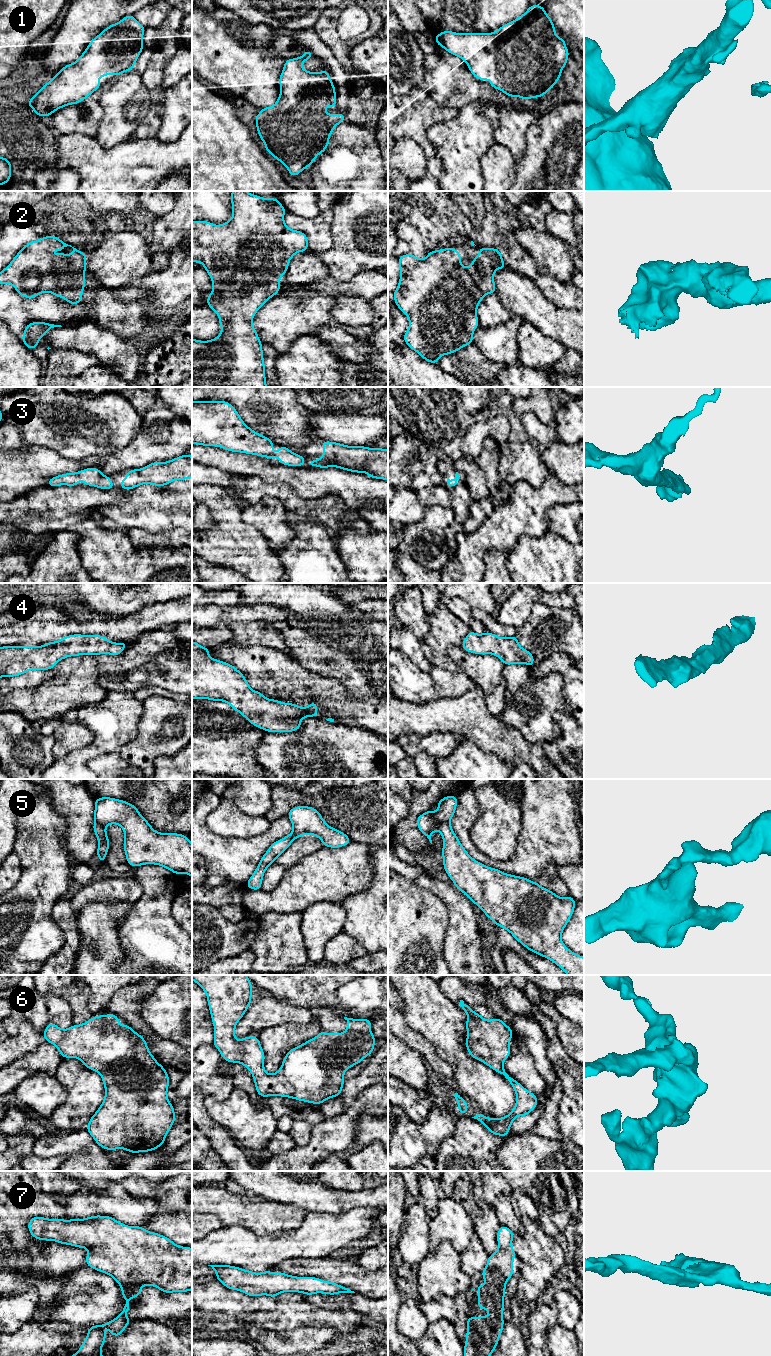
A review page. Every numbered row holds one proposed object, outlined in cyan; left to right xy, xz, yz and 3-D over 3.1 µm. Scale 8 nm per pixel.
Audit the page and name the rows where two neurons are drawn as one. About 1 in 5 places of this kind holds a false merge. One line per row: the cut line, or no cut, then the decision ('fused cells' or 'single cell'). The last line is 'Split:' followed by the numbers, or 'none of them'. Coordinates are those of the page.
1: cut none; single cell
2: cut none; single cell
3: cut none; single cell
4: cut none; single cell
5: cut yz (448, 820), (441, 823), (438, 828); fused cells
6: cut none; single cell
7: cut none; single cell
Split: 5

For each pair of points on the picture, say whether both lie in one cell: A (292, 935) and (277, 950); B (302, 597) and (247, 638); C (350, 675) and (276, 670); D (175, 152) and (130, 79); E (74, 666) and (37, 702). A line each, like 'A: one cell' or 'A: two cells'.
A: one cell
B: two cells
C: two cells
D: two cells
E: one cell

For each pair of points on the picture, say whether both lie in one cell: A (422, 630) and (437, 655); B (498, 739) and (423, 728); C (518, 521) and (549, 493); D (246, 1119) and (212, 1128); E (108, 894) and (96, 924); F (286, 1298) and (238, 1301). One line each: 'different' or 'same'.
A: different
B: same
C: same
D: different
E: different
F: different

